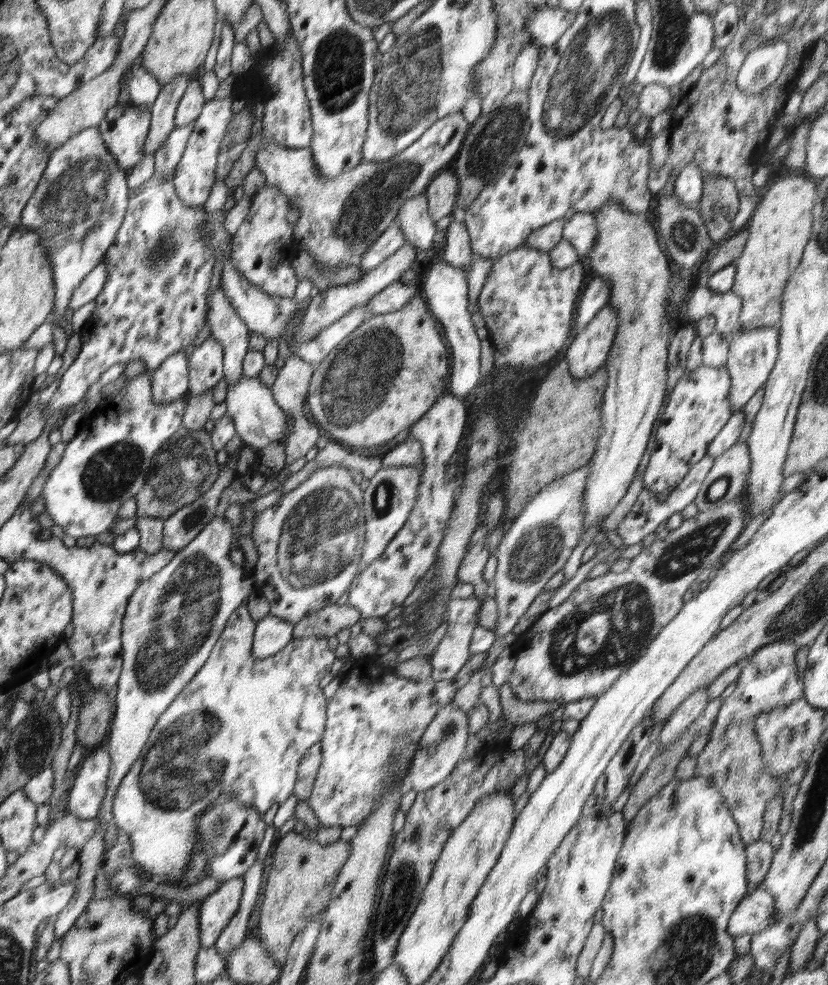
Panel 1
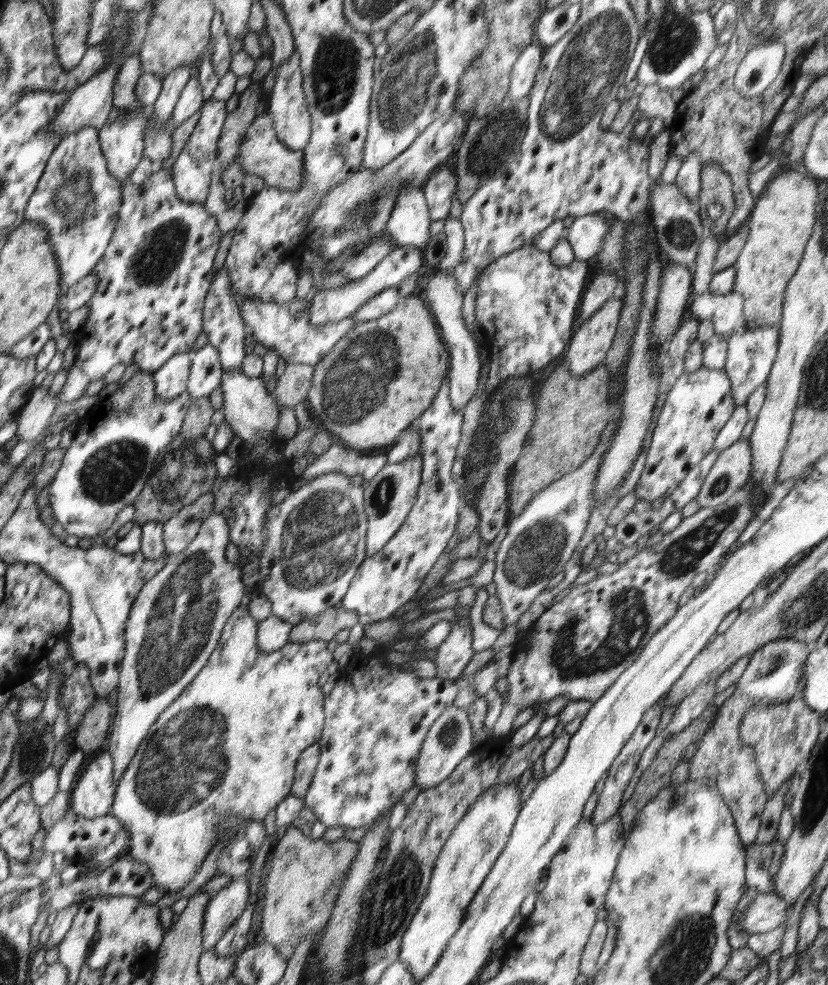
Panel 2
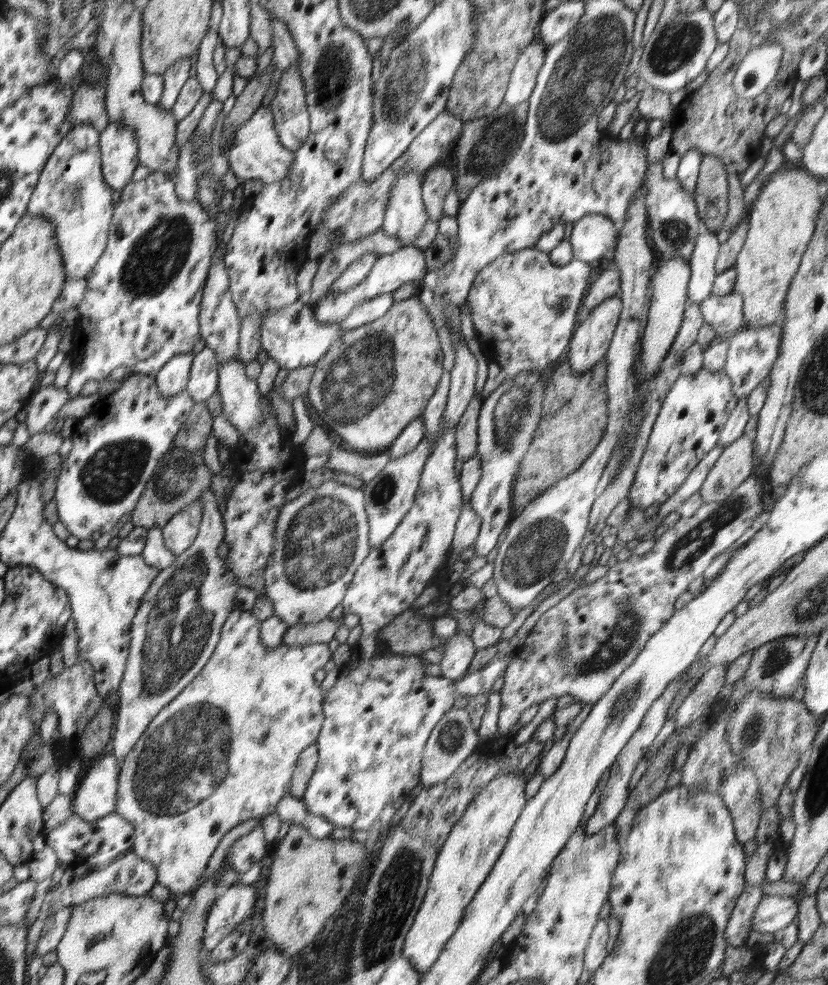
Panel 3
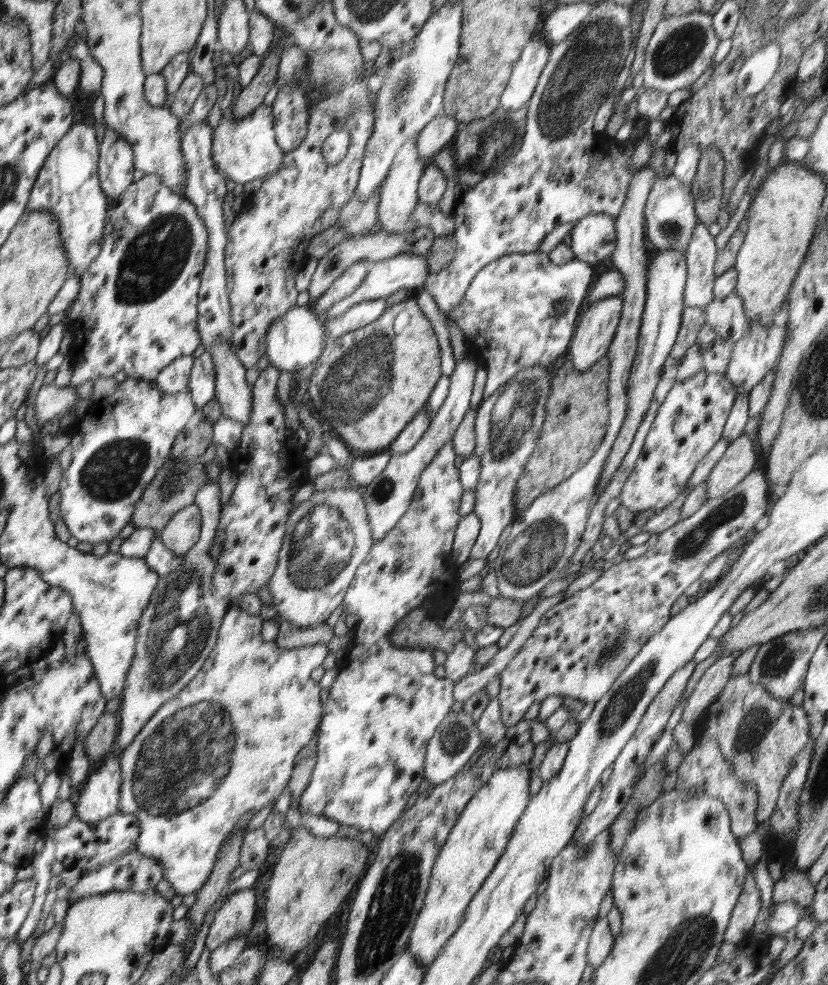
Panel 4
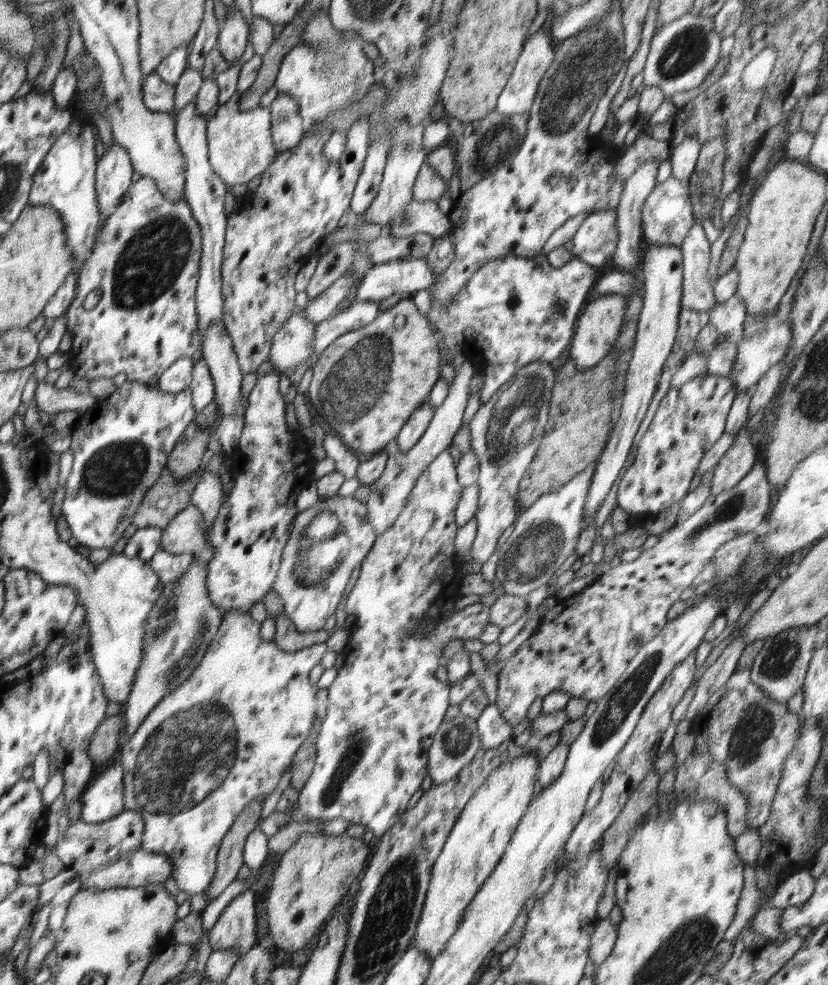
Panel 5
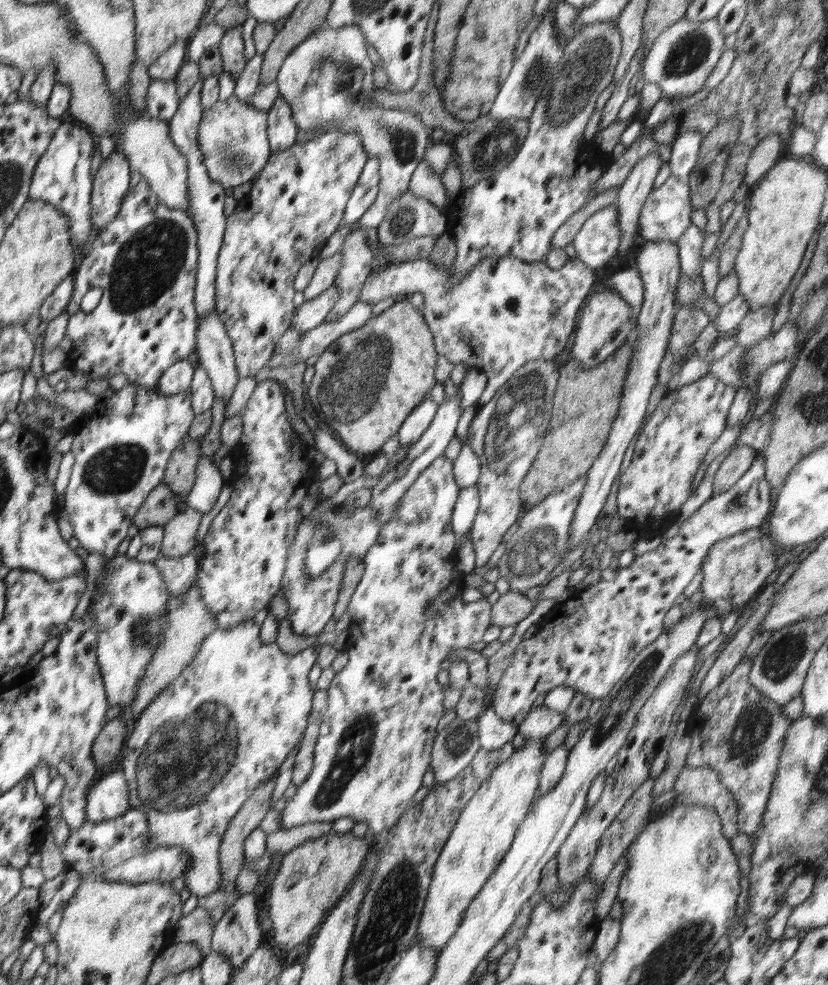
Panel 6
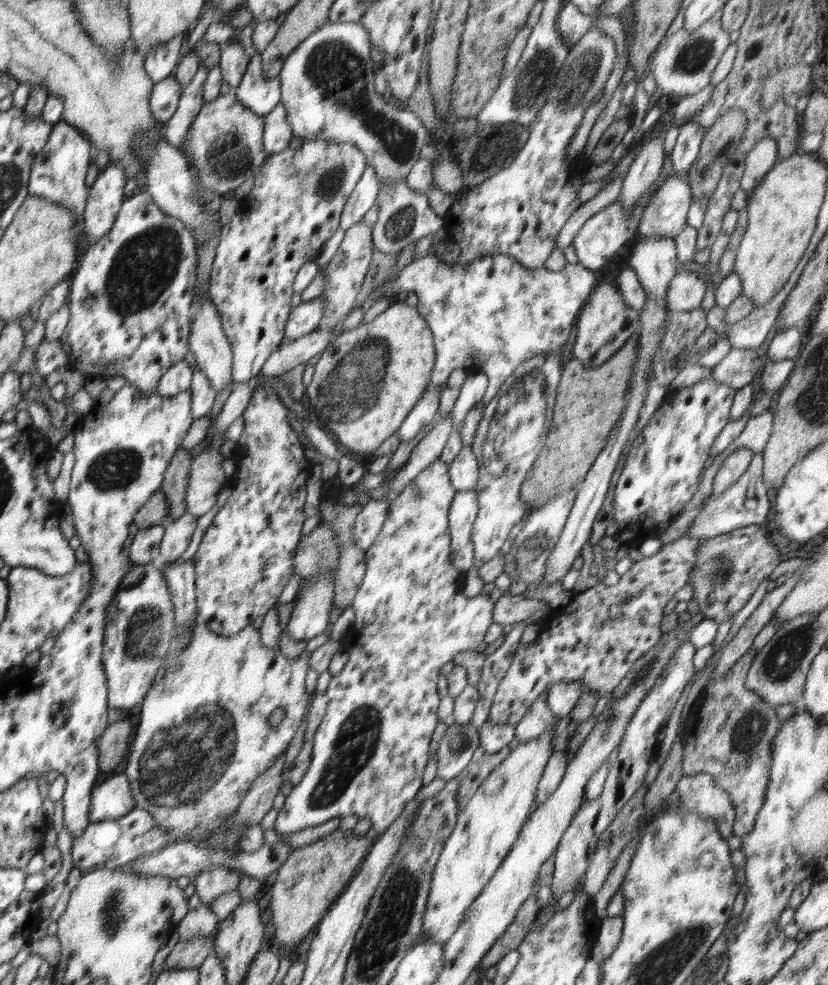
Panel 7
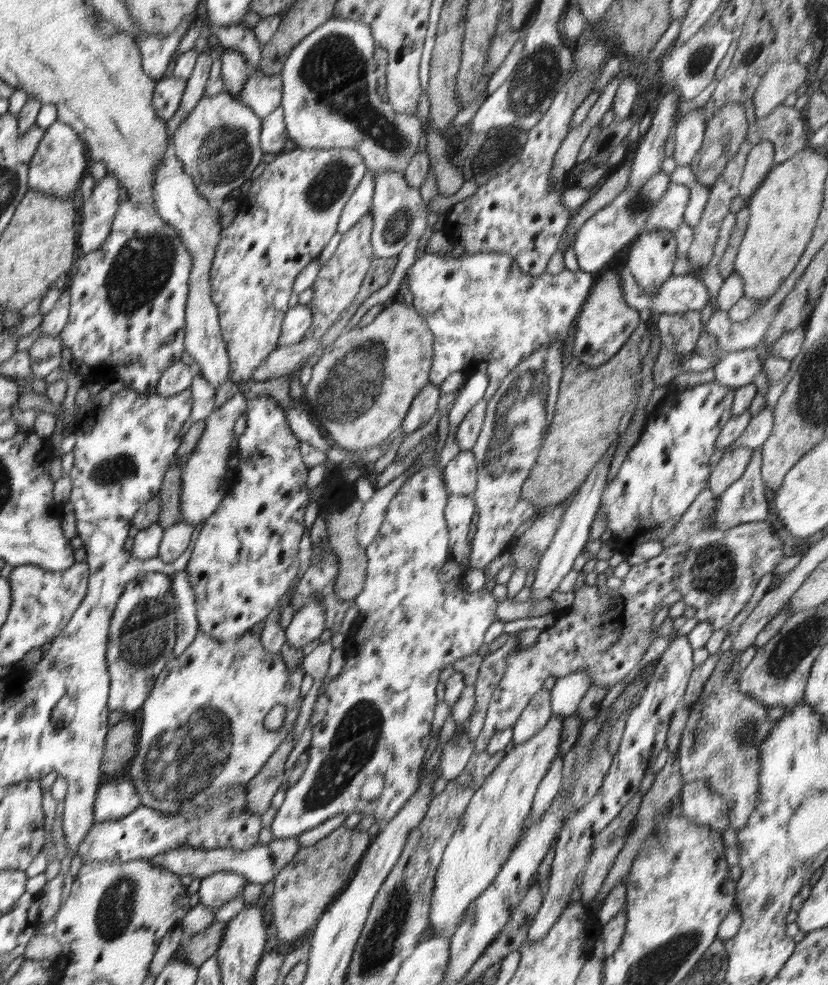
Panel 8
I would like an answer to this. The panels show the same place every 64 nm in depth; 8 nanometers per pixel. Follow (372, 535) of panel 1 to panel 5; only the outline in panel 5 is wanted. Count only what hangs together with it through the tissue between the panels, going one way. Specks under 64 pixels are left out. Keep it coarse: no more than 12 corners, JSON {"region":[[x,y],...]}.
{"region":[[466,360],[420,440],[369,485],[369,523],[393,525],[418,477],[453,444],[479,369]]}

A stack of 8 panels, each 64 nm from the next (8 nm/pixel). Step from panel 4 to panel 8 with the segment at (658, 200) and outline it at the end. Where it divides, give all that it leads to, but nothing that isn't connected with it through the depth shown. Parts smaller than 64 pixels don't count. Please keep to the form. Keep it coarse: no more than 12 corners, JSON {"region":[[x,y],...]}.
{"region":[[670,182],[643,232],[672,232],[684,223],[690,198],[684,184]]}

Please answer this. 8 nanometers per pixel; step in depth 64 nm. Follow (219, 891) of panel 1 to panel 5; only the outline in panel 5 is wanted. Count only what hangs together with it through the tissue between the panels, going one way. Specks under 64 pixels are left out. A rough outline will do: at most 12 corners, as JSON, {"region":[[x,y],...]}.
{"region":[[256,896],[234,898],[209,930],[211,950],[256,944]]}

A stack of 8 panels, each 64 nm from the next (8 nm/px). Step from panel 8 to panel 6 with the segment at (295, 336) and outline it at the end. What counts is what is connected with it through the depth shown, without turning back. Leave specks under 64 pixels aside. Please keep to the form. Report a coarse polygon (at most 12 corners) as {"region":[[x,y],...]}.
{"region":[[332,285],[295,310],[291,326],[308,332],[325,322],[338,297]]}

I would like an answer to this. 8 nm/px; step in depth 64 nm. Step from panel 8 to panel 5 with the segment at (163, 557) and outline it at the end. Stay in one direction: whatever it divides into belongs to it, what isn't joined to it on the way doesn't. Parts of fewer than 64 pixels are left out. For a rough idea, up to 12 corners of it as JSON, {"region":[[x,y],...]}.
{"region":[[188,505],[163,528],[161,548],[193,554],[214,556],[203,514]]}

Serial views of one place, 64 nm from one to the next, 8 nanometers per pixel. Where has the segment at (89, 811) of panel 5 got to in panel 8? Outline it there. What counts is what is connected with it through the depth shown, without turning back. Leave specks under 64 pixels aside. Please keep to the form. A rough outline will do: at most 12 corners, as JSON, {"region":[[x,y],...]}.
{"region":[[128,775],[102,784],[93,818],[121,820],[141,805]]}

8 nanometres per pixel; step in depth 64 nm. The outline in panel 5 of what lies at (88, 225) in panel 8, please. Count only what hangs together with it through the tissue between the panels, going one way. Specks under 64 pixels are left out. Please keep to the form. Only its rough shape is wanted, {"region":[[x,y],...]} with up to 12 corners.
{"region":[[112,144],[97,162],[102,220],[132,184],[128,150]]}

